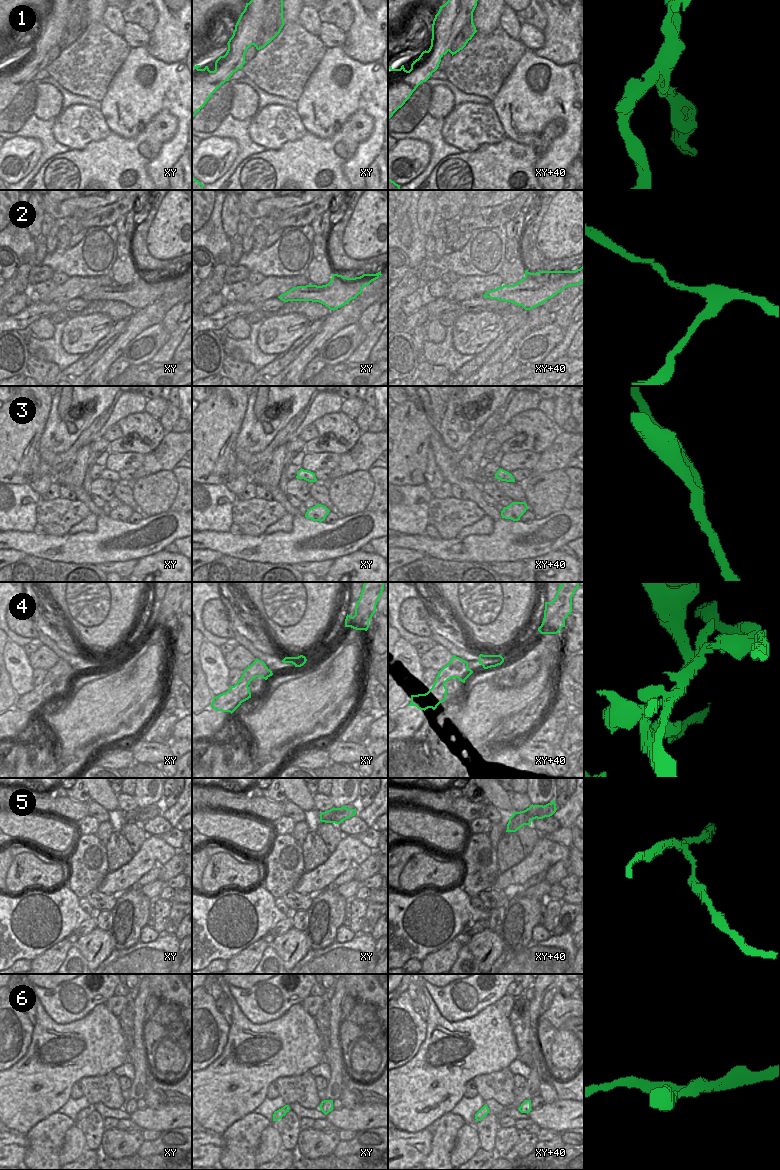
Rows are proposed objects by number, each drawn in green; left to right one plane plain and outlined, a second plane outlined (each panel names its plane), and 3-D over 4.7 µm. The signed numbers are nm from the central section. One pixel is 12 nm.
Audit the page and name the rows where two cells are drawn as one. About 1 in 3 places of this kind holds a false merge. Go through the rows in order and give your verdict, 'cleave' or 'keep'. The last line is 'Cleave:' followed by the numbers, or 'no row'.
1: cleave
2: cleave
3: keep
4: cleave
5: cleave
6: keep
Cleave: 1, 2, 4, 5

